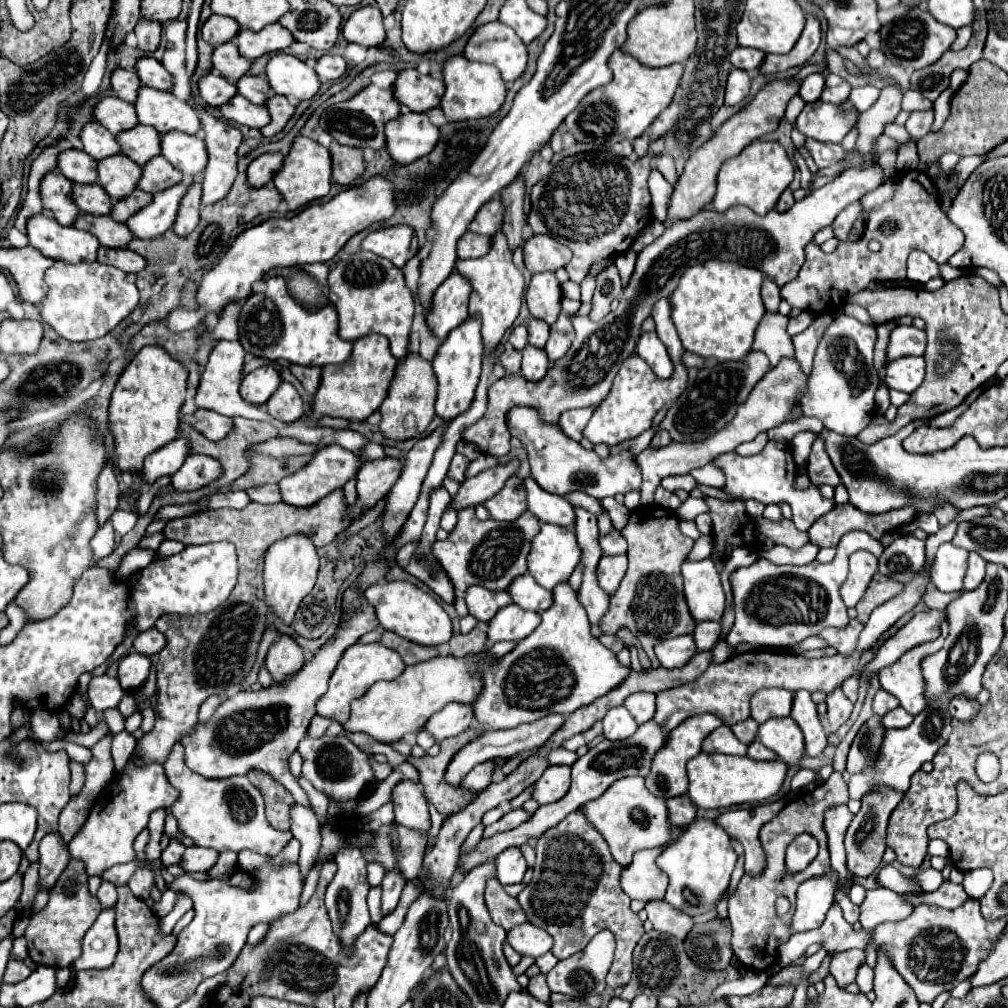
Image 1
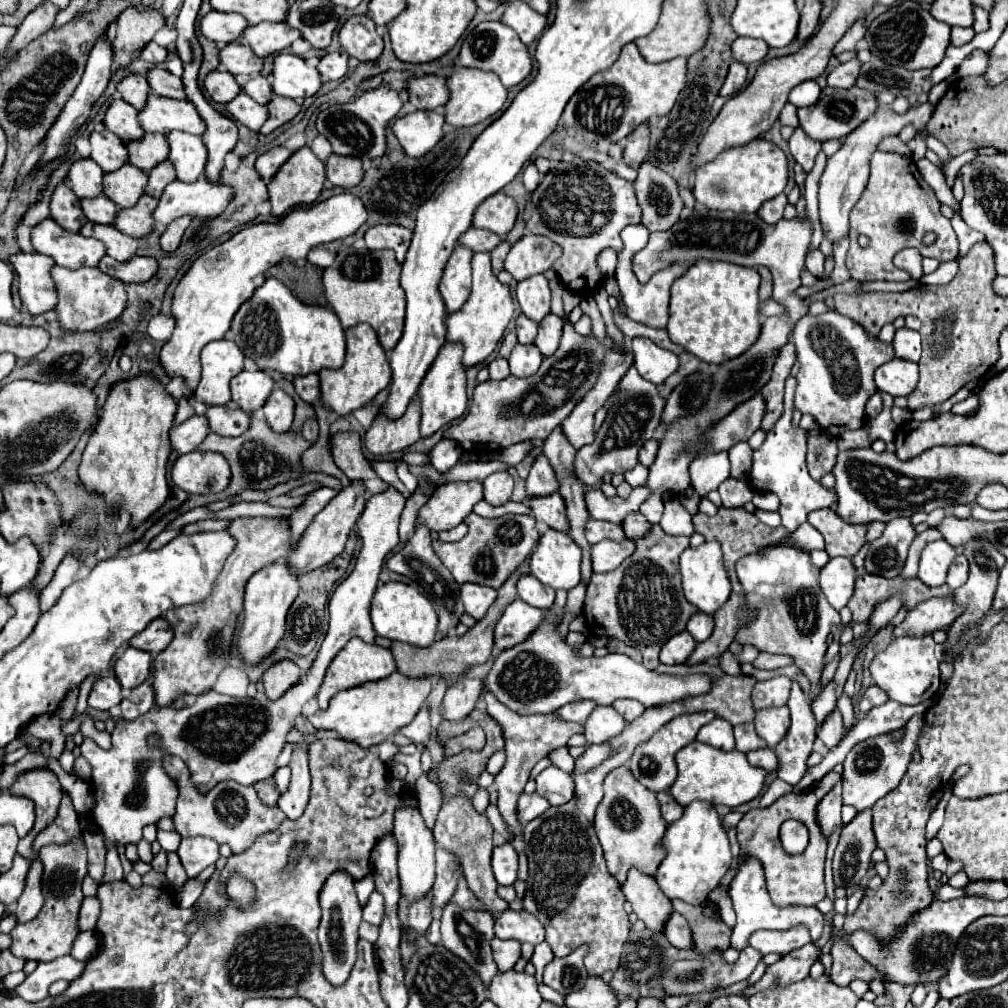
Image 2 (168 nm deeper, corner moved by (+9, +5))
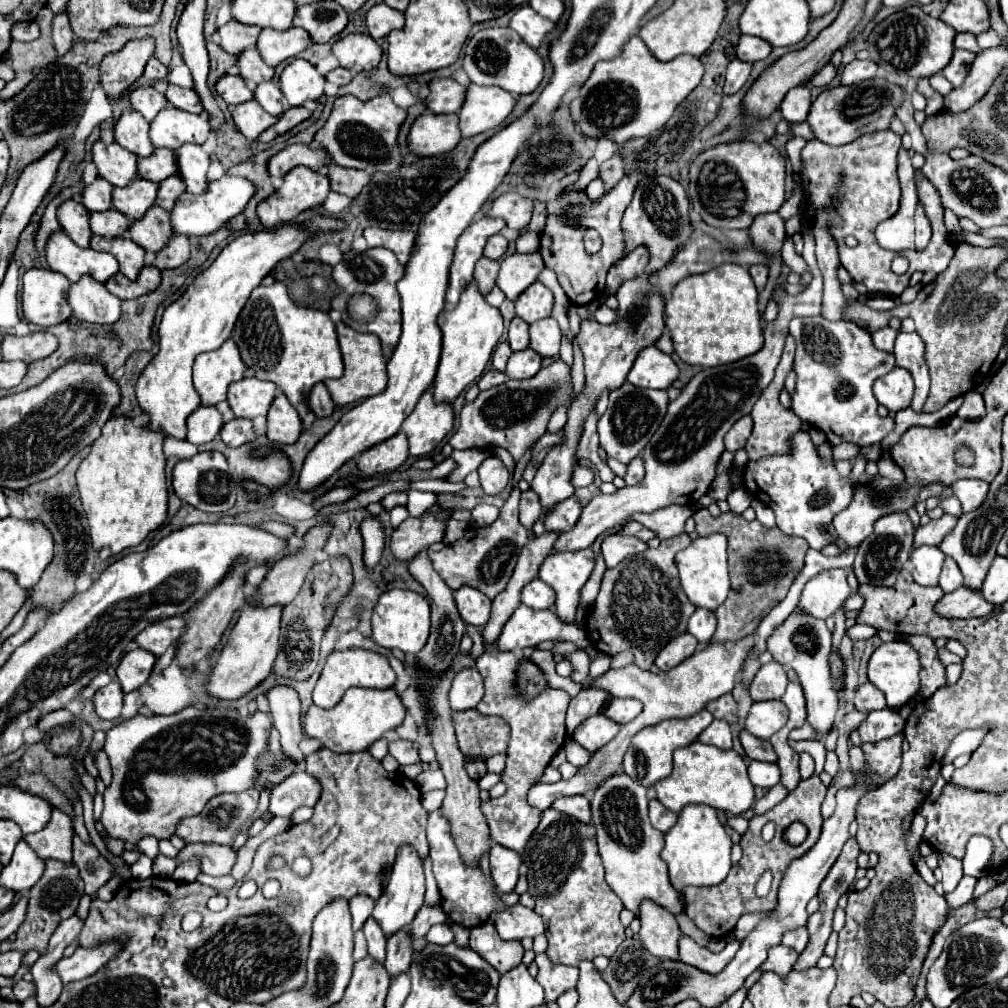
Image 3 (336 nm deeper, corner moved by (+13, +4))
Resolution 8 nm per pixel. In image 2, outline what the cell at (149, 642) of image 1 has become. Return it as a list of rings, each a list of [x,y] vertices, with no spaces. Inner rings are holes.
[[[156,618],[140,634],[136,634],[130,640],[130,646],[138,648],[138,650],[146,650],[146,652],[156,652],[158,654],[170,644],[172,636],[174,636],[174,632],[172,632],[170,624],[164,618]]]

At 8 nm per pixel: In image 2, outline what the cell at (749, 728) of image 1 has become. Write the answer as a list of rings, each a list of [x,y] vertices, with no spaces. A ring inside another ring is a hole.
[[[754,724],[734,726],[734,738],[736,738],[736,750],[740,752],[750,752],[760,746],[766,746],[764,740],[760,740],[758,734],[754,732]]]

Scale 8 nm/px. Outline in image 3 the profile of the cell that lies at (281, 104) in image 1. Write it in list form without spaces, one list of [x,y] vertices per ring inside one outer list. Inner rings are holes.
[[[290,107],[288,111],[282,113],[282,117],[278,119],[276,125],[272,125],[270,129],[266,129],[266,131],[260,135],[260,141],[262,141],[262,143],[268,143],[268,141],[272,141],[274,137],[284,135],[286,131],[294,129],[294,127],[300,125],[302,121],[310,119],[310,115],[312,115],[312,113],[310,113],[306,107]]]

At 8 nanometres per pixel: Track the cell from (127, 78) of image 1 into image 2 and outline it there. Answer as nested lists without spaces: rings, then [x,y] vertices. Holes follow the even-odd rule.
[[[128,74],[126,78],[122,78],[116,86],[116,90],[120,92],[122,100],[126,100],[128,104],[132,104],[136,110],[140,110],[146,104],[146,96],[148,96],[148,82],[144,76],[140,74]]]

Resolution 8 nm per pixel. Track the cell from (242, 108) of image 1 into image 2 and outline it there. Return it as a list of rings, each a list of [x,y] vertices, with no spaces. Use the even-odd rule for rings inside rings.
[[[238,94],[232,102],[226,104],[226,110],[244,126],[248,126],[250,130],[258,132],[262,128],[262,124],[268,118],[268,110],[266,106],[260,106],[258,102],[254,102],[248,94]]]

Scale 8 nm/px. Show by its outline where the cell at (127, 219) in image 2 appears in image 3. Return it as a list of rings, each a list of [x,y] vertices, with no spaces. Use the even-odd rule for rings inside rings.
[[[156,205],[140,221],[130,225],[130,239],[152,253],[164,249],[164,245],[168,245],[172,235],[174,231],[170,223],[170,213]]]

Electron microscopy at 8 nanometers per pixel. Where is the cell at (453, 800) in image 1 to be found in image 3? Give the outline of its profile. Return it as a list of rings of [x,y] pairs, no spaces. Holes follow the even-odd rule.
[[[476,709],[454,711],[452,723],[462,745],[464,757],[480,755],[488,759],[494,753],[506,753],[510,727],[504,719],[480,715]]]

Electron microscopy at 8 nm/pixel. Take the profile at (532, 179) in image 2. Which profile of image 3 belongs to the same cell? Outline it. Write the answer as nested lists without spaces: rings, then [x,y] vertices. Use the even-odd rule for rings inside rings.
[[[534,231],[521,234],[516,240],[516,252],[533,253],[540,248],[540,235]]]

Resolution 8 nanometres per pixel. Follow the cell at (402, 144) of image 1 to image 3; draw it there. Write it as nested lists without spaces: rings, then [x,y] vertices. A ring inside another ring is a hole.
[[[424,113],[420,115],[410,133],[408,133],[408,145],[414,155],[420,157],[432,157],[432,155],[444,155],[452,151],[460,143],[462,135],[458,129],[458,115],[434,115]]]

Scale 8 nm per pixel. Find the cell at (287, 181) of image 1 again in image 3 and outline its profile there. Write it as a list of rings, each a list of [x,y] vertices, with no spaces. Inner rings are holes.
[[[296,167],[284,177],[284,185],[258,205],[260,223],[266,229],[292,221],[306,209],[314,209],[326,201],[330,193],[328,177],[310,171],[308,167]]]

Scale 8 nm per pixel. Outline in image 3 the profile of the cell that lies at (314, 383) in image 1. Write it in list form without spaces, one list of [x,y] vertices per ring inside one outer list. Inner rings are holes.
[[[318,383],[312,393],[310,393],[310,407],[314,411],[316,417],[328,417],[334,413],[336,409],[336,403],[332,401],[328,389],[324,387],[324,383]]]

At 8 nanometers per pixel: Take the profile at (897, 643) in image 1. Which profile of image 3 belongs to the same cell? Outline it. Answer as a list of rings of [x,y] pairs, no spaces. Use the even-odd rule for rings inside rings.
[[[960,587],[948,595],[944,595],[936,603],[936,611],[948,619],[972,619],[989,615],[995,605],[984,599],[980,591],[972,591],[968,587]]]

